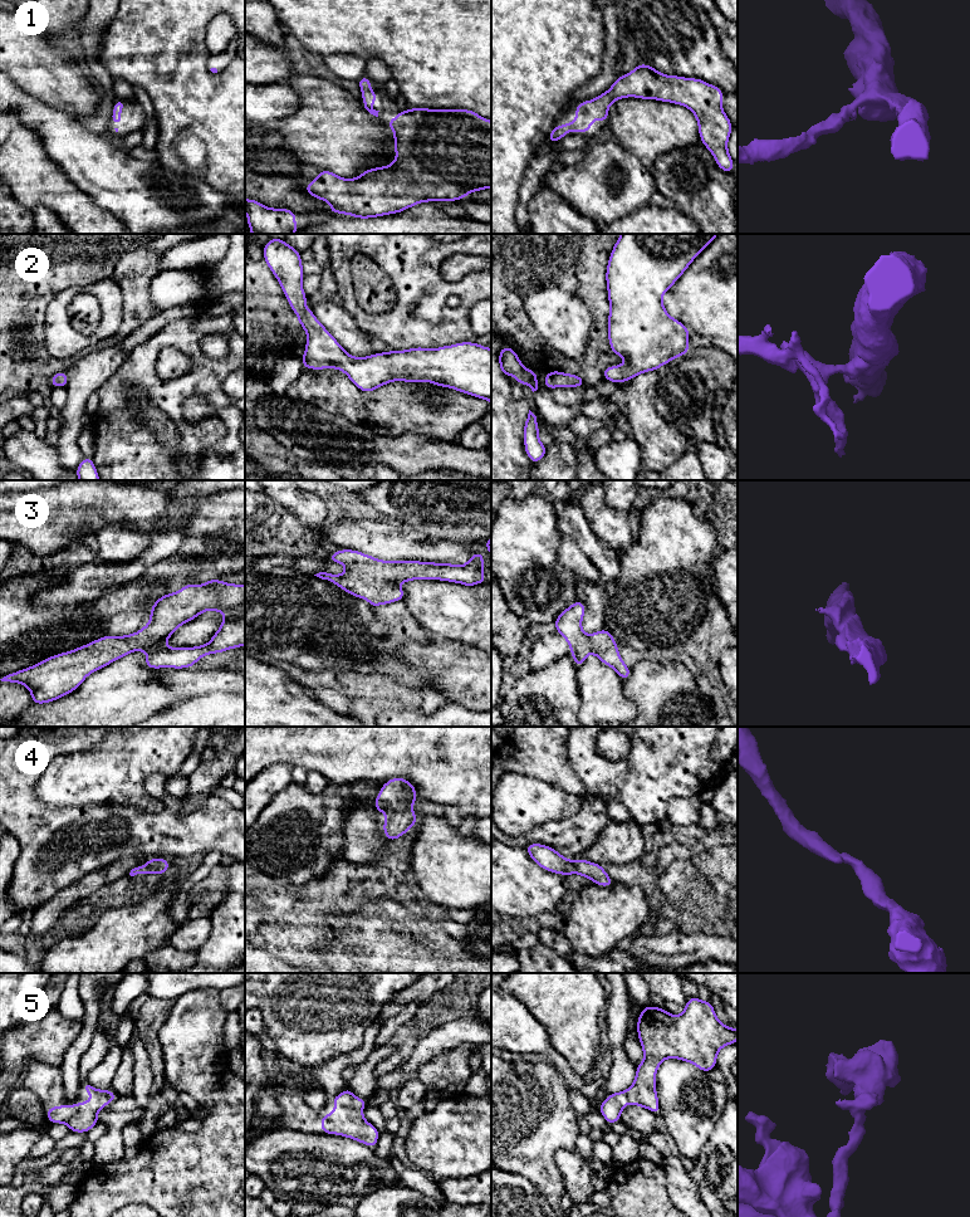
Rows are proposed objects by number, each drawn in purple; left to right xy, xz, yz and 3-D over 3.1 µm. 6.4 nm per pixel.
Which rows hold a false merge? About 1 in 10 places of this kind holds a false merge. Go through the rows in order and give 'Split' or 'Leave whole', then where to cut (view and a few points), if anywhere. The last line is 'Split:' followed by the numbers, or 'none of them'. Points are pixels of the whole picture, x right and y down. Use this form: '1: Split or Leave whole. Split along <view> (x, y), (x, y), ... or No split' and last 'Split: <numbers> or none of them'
1: Leave whole. No split
2: Leave whole. No split
3: Leave whole. No split
4: Leave whole. No split
5: Leave whole. No split
Split: none of them

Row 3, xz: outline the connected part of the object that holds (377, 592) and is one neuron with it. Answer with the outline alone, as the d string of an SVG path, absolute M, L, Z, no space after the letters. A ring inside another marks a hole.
M338 549L329 559L348 570L342 575L319 572L314 576L337 585L347 593L364 598L372 607L402 601L405 591L398 582L413 580L439 580L471 587L486 583L484 577L484 556L471 554L462 564L422 561L384 561L356 549Z

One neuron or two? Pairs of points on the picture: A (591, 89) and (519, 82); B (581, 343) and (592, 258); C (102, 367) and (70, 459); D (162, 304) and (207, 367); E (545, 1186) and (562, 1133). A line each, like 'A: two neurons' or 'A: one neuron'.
A: two neurons
B: two neurons
C: one neuron
D: two neurons
E: one neuron

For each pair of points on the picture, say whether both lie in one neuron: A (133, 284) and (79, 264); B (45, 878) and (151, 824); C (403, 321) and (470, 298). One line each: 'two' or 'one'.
A: one
B: one
C: one

